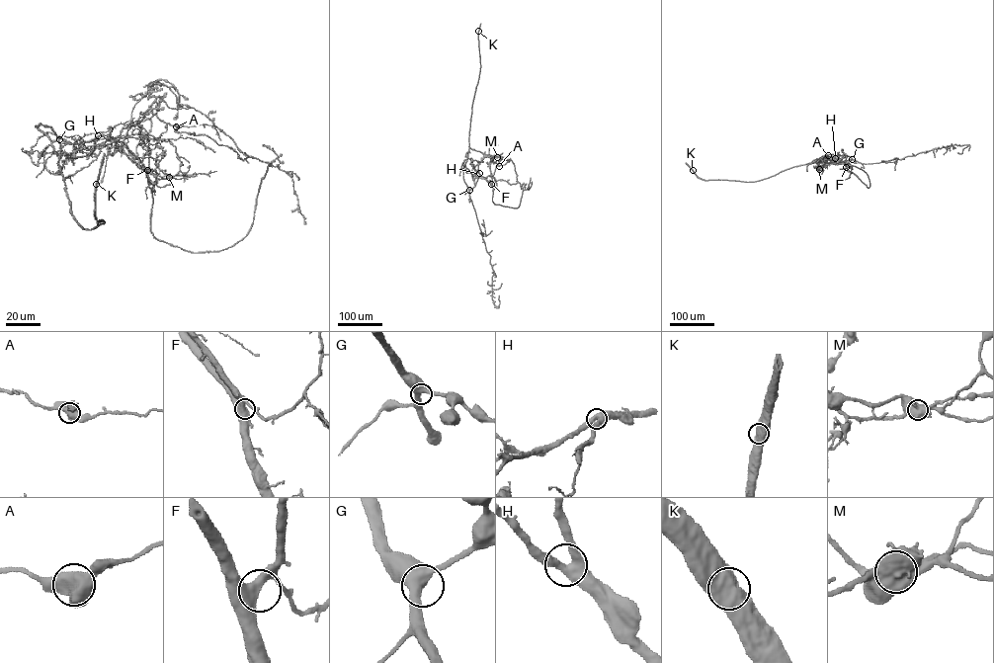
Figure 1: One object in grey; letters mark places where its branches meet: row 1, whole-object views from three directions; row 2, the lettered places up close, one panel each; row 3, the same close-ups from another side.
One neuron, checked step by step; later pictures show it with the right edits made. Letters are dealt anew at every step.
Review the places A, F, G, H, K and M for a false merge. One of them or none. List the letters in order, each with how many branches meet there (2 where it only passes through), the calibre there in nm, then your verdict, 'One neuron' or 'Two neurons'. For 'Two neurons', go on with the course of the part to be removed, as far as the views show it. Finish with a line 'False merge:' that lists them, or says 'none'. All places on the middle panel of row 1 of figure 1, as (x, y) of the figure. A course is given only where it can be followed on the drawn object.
A: Branches: 3. Thickness 600 nm. One neuron
F: Branches: 3. Thickness 400 nm. One neuron
G: Branches: 3. Thickness 440 nm. One neuron
H: Branches: 3. Thickness 400 nm. One neuron
K: Branches: 2. Thickness 750 nm. One neuron
M: Branches: 3. Thickness 700 nm. Two neurons. Course of the part to remove: (497, 157), (485, 156), (479, 174), (492, 186), (494, 203), (517, 207), (523, 189), (514, 165), (501, 162)
False merge: M

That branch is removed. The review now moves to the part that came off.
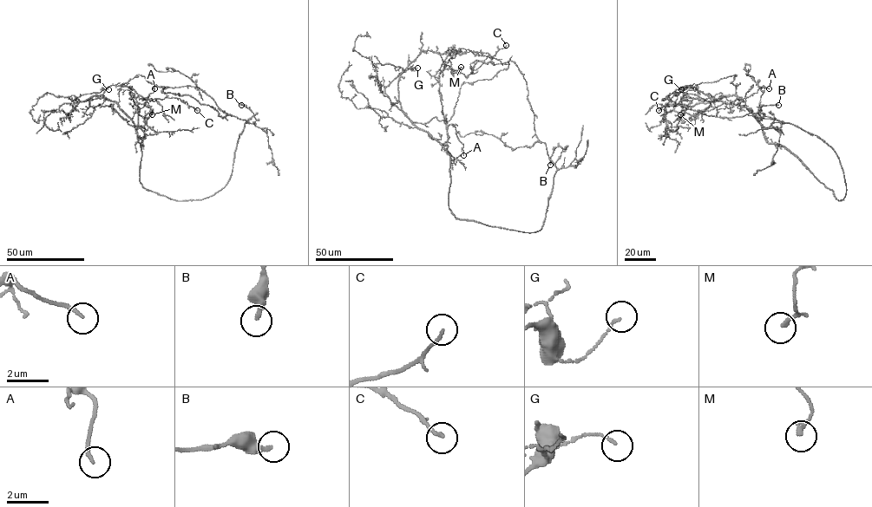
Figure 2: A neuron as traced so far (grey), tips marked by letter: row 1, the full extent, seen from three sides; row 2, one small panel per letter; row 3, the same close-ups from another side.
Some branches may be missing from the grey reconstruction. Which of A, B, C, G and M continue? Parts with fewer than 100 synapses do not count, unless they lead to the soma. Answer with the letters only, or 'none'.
none

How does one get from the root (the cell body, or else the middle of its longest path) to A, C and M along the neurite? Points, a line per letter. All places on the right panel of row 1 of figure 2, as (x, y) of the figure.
A: (835, 197), (796, 157), (766, 141), (750, 109), (737, 107), (763, 87), (769, 88)
C: (835, 197), (796, 157), (766, 141), (749, 108), (688, 85), (662, 99), (671, 100), (658, 110)
M: (835, 197), (796, 157), (766, 141), (763, 126), (749, 108), (688, 90), (678, 102), (685, 106), (680, 114)

